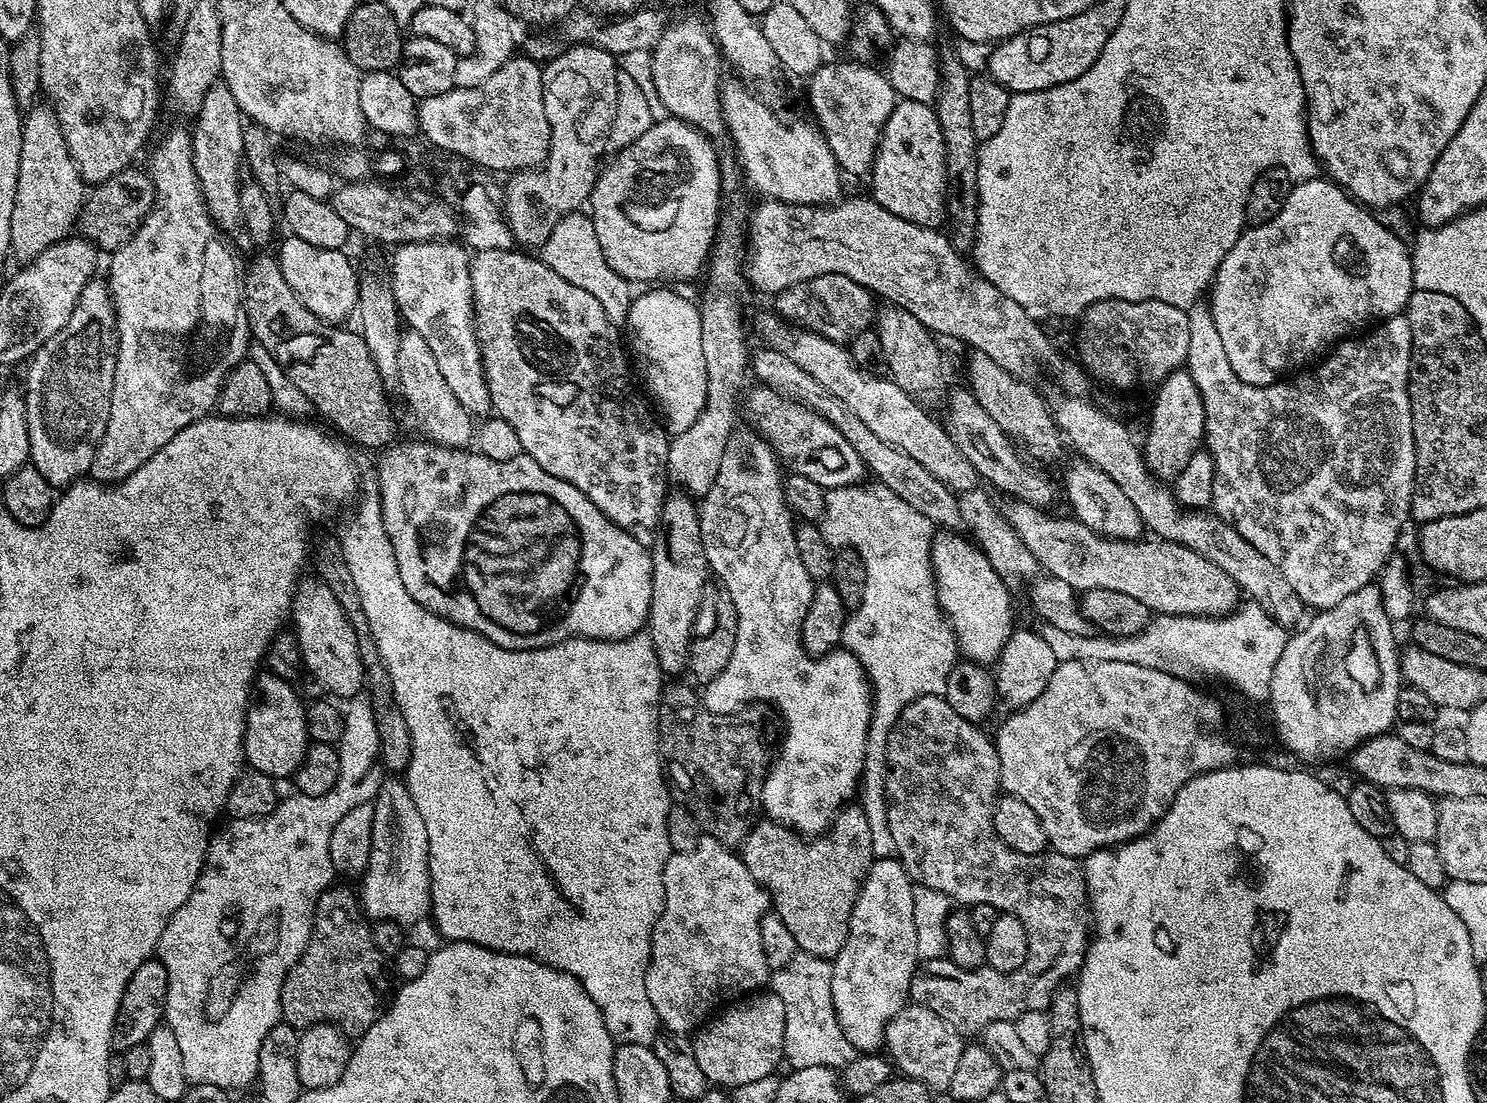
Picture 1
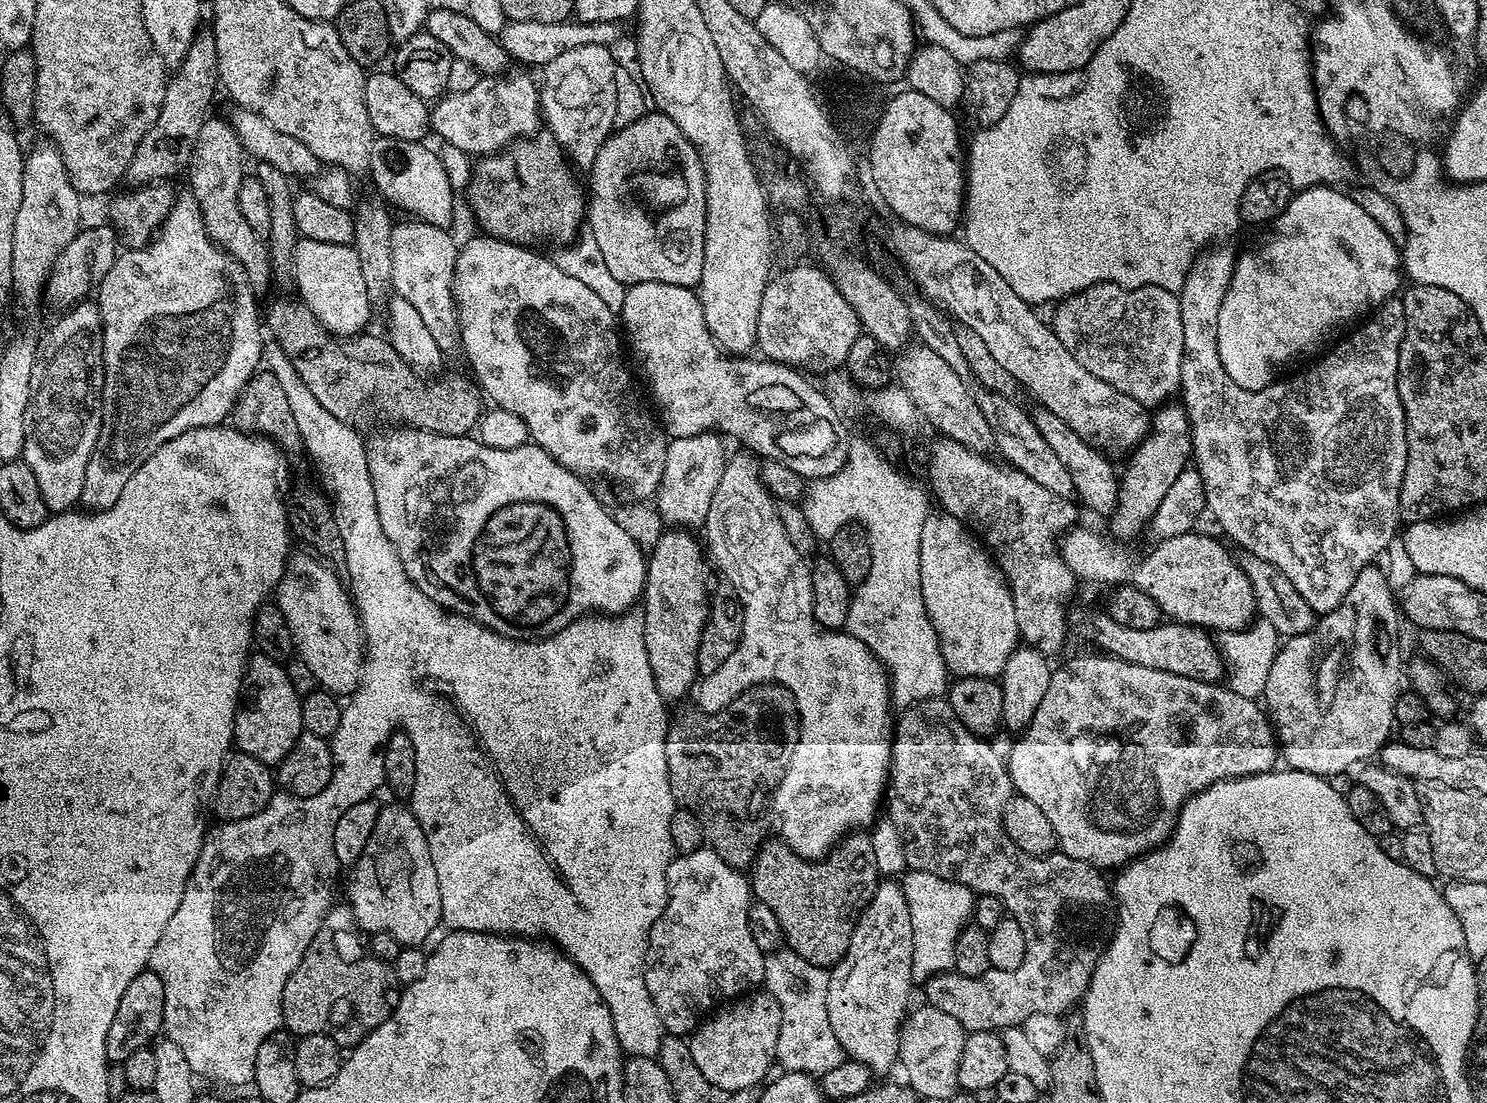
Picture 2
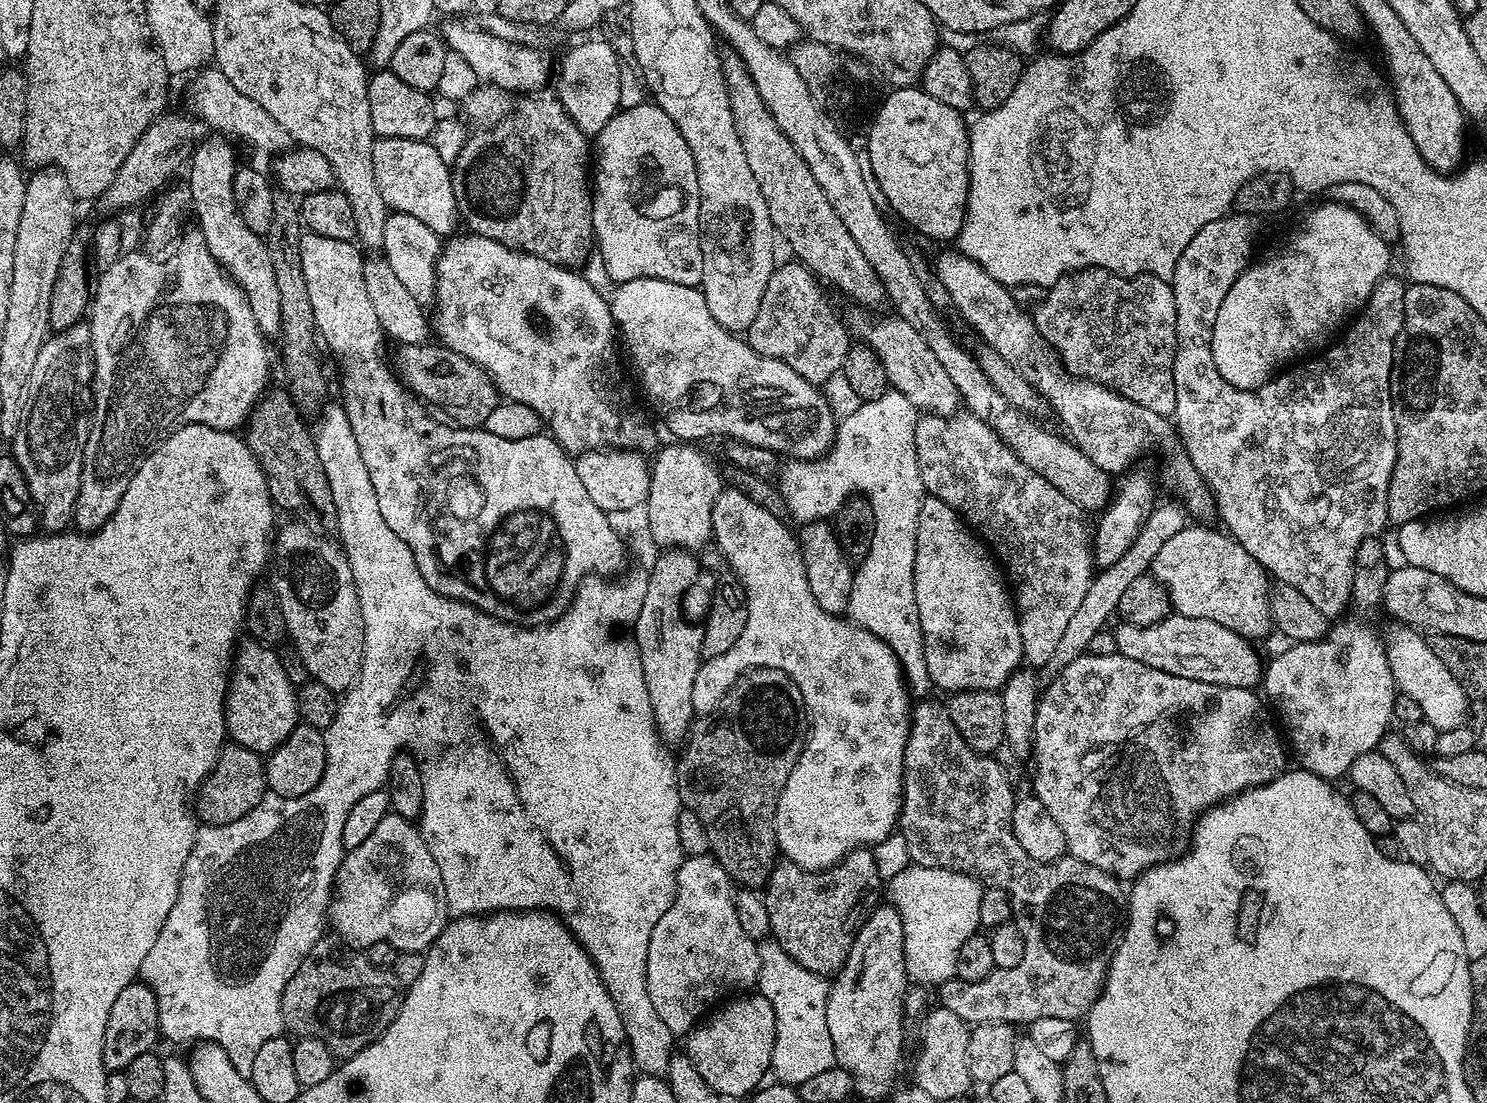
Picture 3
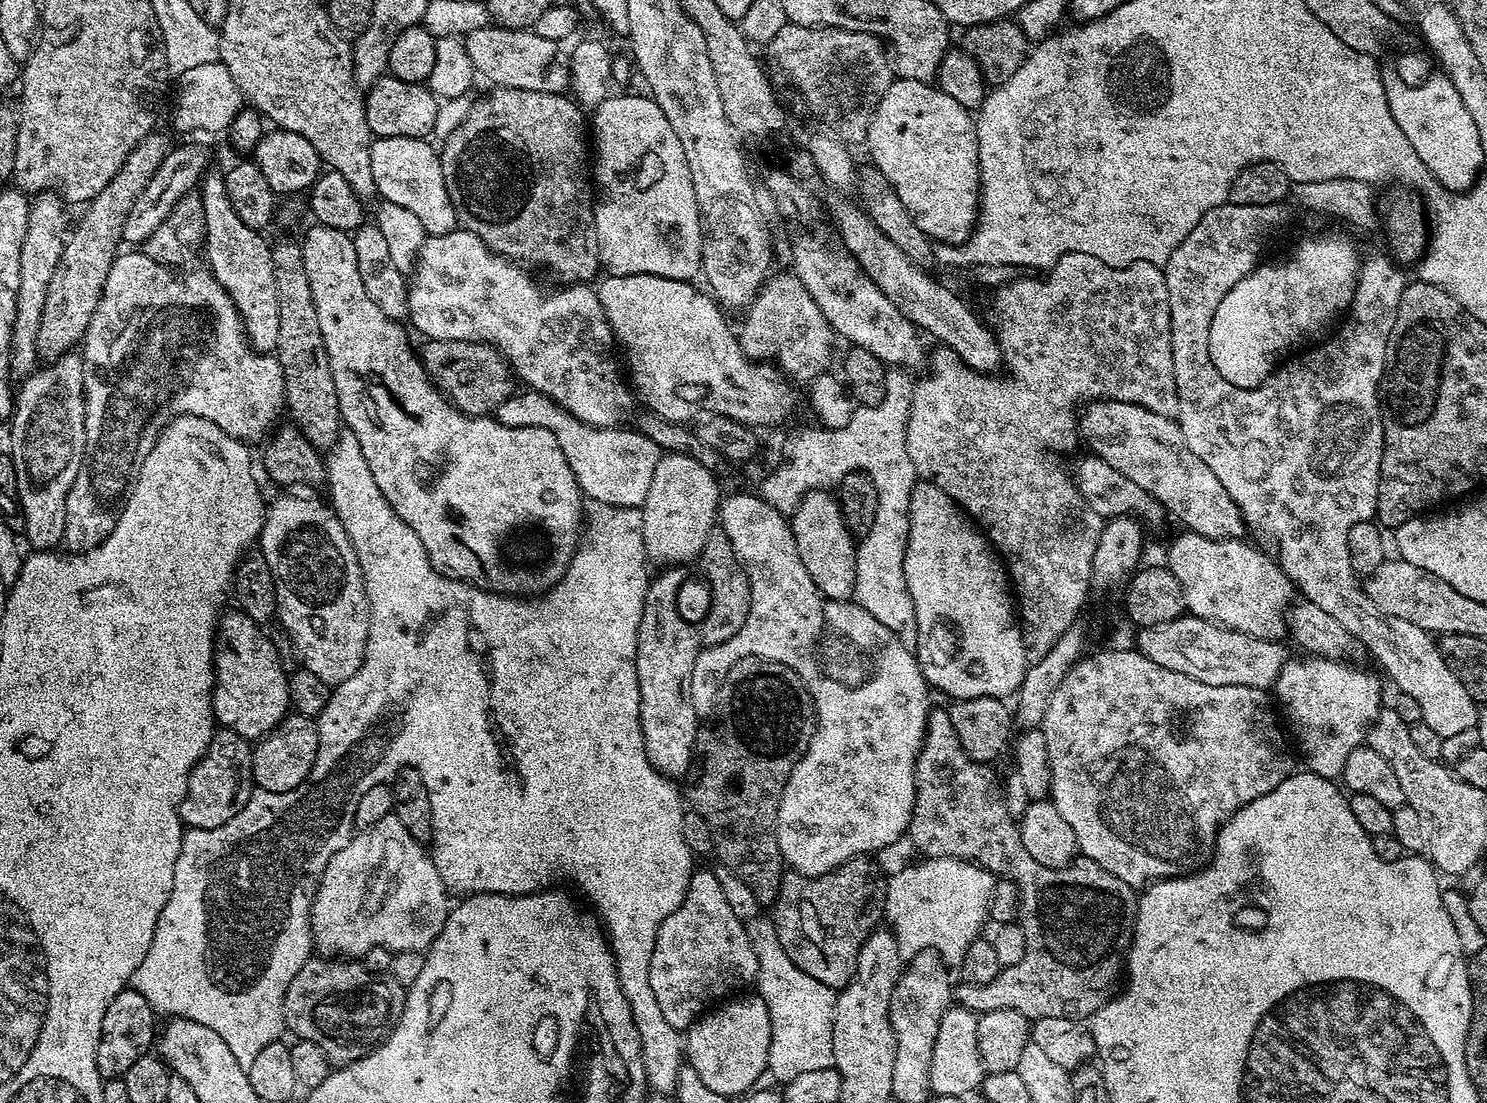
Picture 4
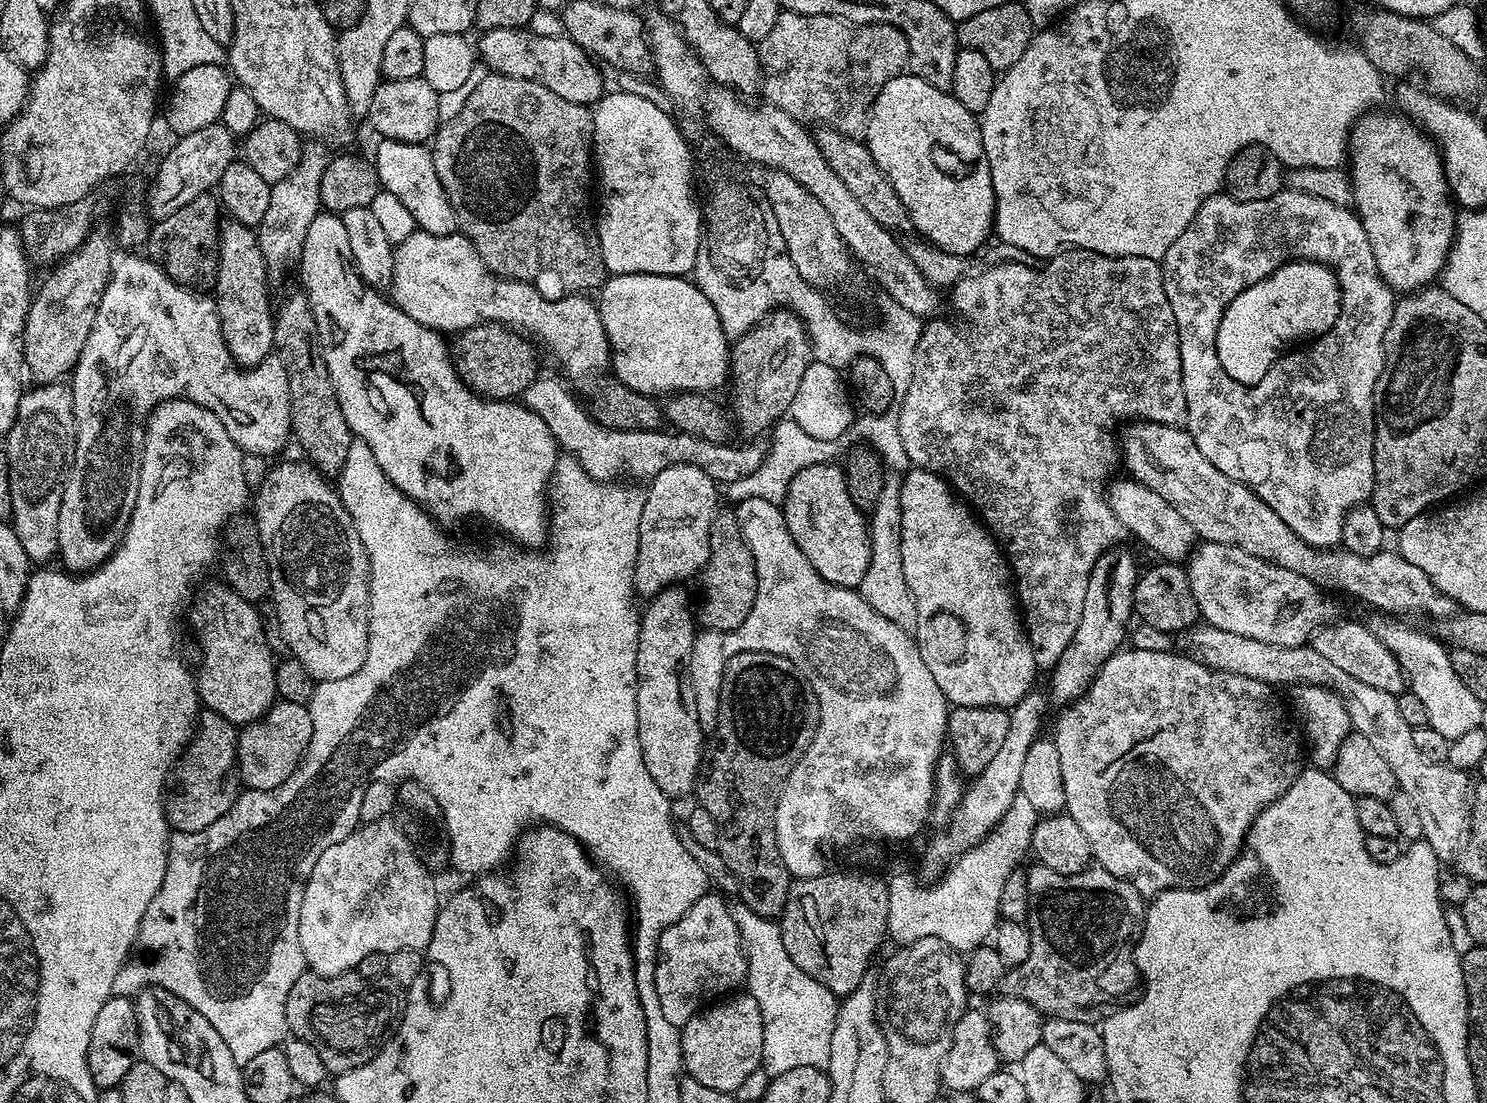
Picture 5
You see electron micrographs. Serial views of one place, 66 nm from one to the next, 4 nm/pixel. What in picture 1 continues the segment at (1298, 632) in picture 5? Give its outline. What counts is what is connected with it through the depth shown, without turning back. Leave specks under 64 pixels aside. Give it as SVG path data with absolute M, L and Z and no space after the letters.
M1013 499L1009 508L1003 509L1008 525L1018 534L1018 538L1034 554L1037 565L1047 575L1068 582L1077 593L1090 590L1118 590L1122 594L1130 594L1130 598L1138 598L1147 606L1149 613L1162 616L1226 616L1236 611L1242 600L1240 588L1226 574L1202 554L1190 550L1181 544L1159 538L1141 538L1139 540L1110 540L1107 536L1099 536L1090 526L1080 520L1055 520L1047 516L1047 511L1027 504L1023 500Z

